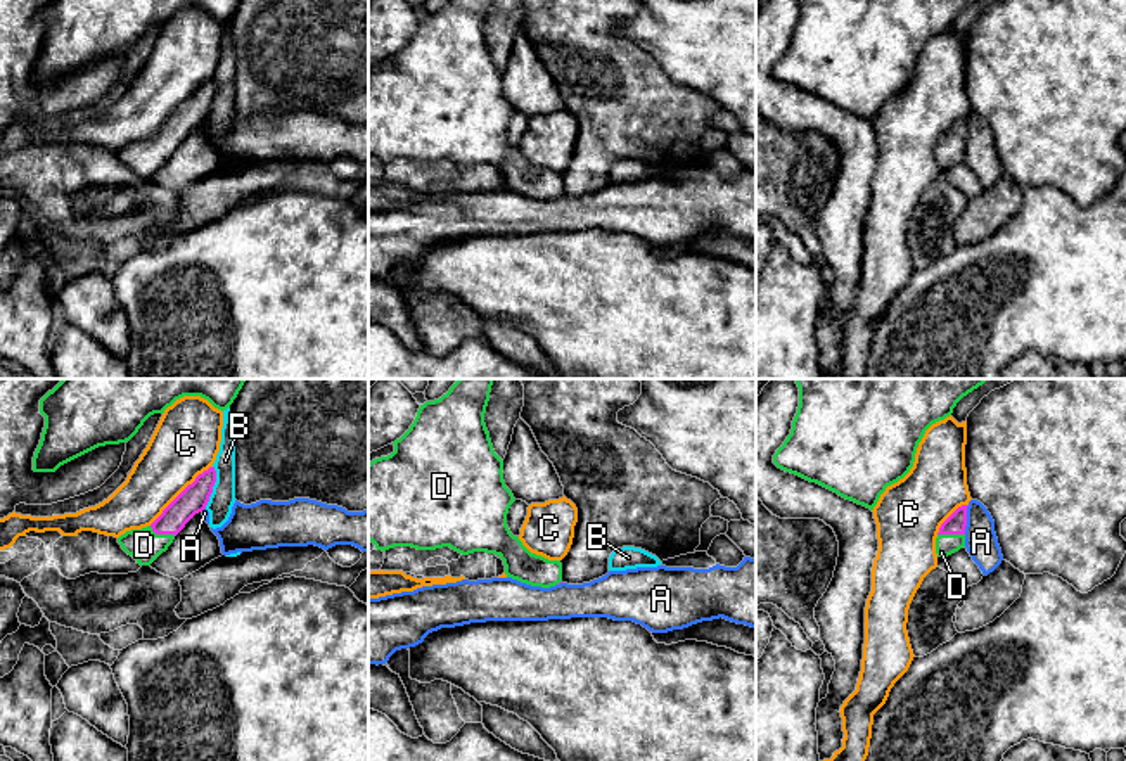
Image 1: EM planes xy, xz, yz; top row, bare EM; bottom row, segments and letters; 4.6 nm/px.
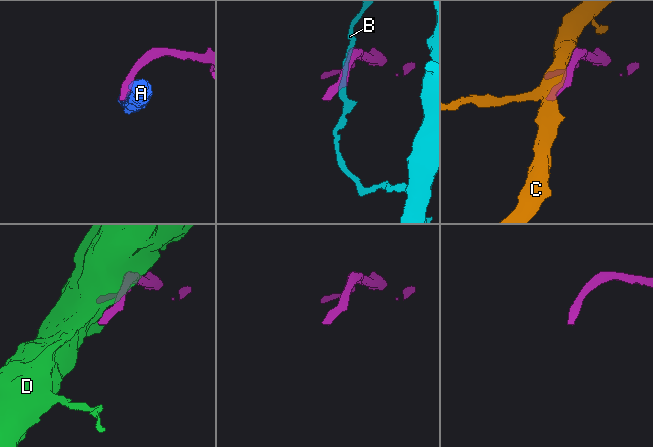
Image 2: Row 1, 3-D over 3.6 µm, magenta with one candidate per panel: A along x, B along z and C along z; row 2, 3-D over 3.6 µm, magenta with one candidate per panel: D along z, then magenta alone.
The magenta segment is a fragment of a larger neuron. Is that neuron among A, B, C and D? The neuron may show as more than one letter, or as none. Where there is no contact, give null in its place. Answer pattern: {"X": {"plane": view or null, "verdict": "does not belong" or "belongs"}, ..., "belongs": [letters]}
{"A": {"plane": "yz", "verdict": "does not belong"}, "B": {"plane": "xy", "verdict": "does not belong"}, "C": {"plane": "xy", "verdict": "does not belong"}, "D": {"plane": "xy", "verdict": "belongs"}, "belongs": ["D"]}

